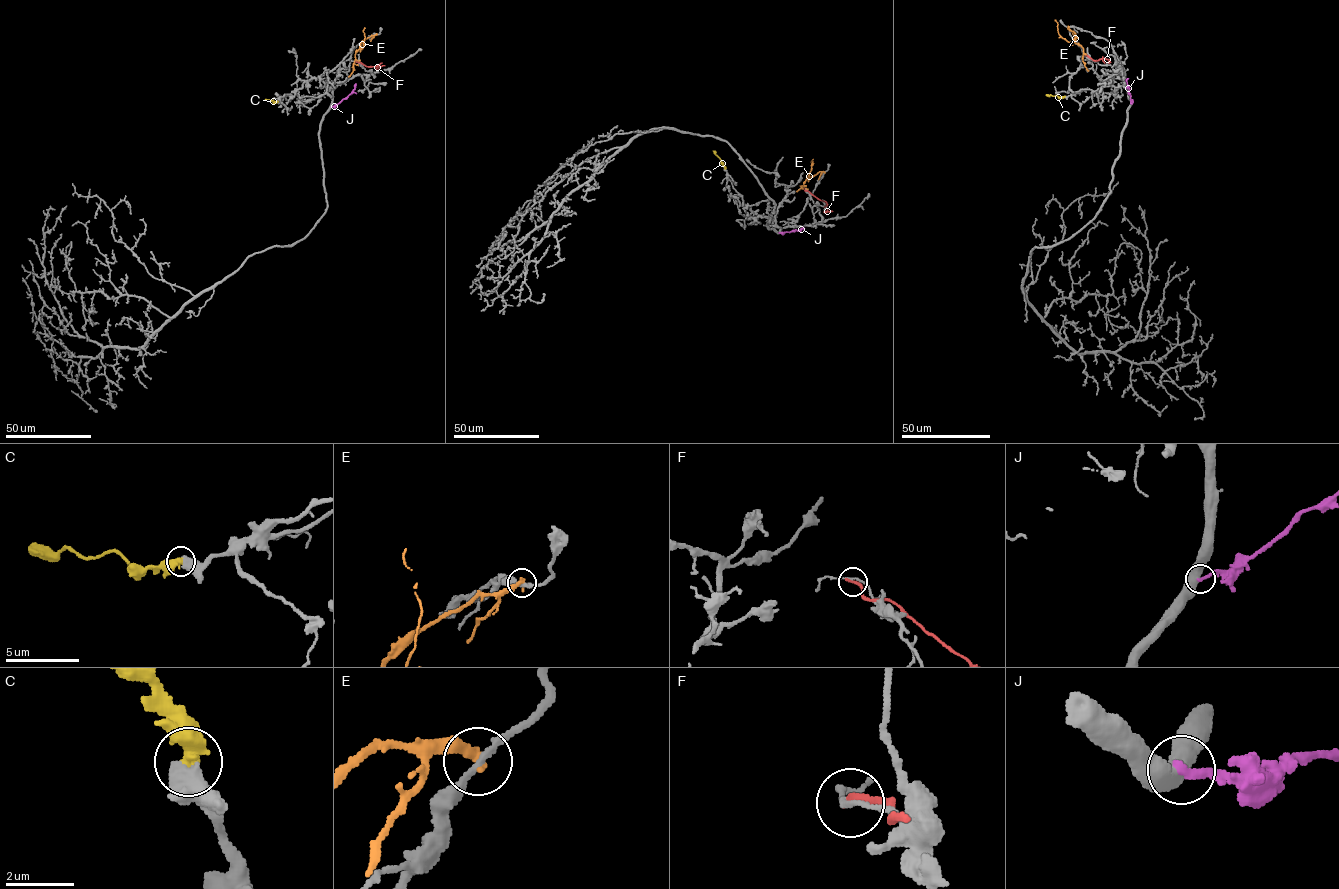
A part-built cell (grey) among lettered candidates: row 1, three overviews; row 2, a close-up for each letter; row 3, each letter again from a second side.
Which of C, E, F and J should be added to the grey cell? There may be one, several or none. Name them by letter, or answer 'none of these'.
C

